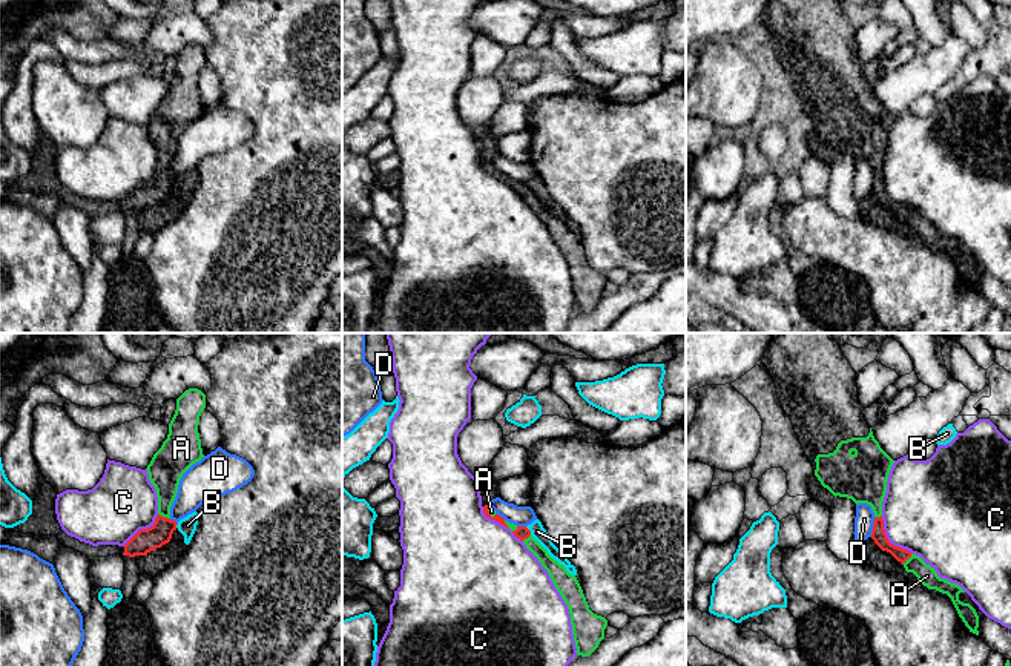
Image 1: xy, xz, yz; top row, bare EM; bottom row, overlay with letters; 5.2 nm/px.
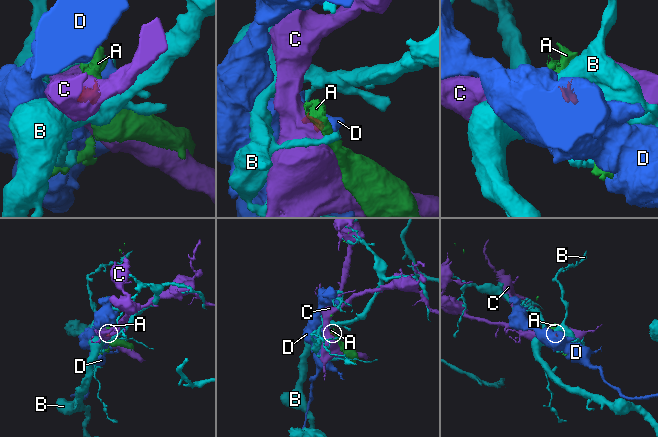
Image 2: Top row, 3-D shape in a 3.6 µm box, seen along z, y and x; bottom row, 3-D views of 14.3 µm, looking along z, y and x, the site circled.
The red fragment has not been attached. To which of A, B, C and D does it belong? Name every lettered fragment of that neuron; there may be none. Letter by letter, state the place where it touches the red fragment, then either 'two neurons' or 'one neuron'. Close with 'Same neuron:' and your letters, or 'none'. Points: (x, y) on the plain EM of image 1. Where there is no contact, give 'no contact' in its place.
A: xy (164, 174) | one neuron
B: xz (530, 187) | two neurons
C: yz (887, 197) | two neurons
D: yz (873, 183) | two neurons
Same neuron: A

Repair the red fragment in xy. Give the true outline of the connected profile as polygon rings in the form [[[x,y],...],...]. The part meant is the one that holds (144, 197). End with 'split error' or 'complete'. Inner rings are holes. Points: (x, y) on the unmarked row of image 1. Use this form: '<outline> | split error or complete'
[[[189,45],[176,55],[167,95],[146,124],[149,137],[156,146],[158,172],[150,184],[140,186],[124,201],[123,212],[147,212],[170,198],[178,181],[170,175],[170,163],[176,153],[179,137],[193,120],[204,114],[198,89],[204,64],[206,51],[198,45]]] | split error

